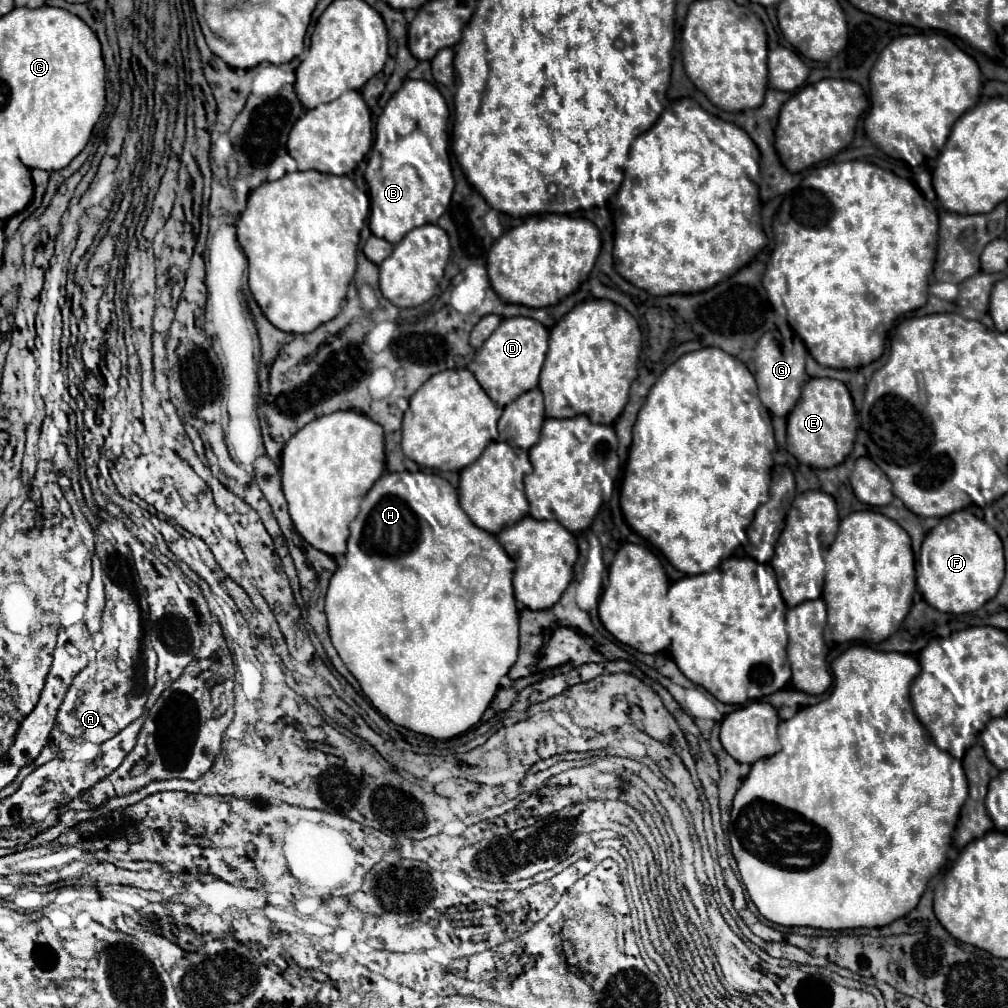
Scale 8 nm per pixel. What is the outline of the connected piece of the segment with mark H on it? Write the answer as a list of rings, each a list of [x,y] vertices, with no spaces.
[[[384,473],[368,495],[362,499],[362,511],[350,523],[350,539],[348,553],[344,555],[342,565],[330,579],[330,587],[326,593],[326,617],[330,627],[330,639],[342,657],[348,671],[360,683],[364,695],[372,701],[372,705],[388,717],[392,723],[402,725],[414,733],[430,735],[436,739],[452,739],[470,727],[474,727],[486,707],[490,705],[494,693],[498,691],[500,677],[508,673],[518,657],[518,607],[512,591],[512,571],[514,561],[504,553],[504,547],[496,541],[496,537],[468,519],[468,515],[460,509],[456,489],[434,473]]]

